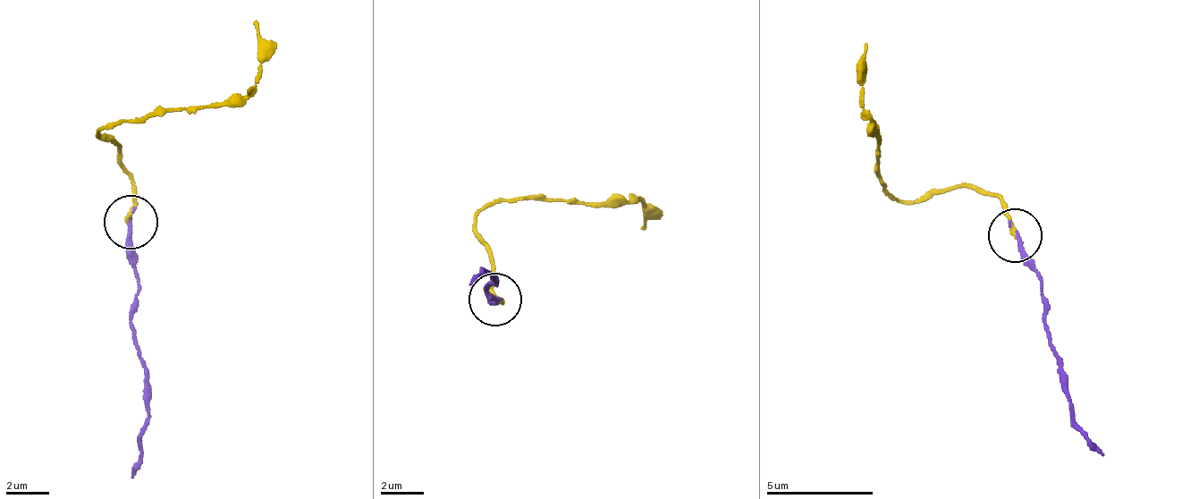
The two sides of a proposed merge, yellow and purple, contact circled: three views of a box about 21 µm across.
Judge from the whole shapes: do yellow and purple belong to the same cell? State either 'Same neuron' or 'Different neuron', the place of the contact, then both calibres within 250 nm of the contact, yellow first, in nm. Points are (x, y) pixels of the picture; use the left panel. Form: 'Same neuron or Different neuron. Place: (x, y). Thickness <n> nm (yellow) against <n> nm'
Same neuron. Place: (130, 222). Thickness 200 nm (yellow) against 190 nm

